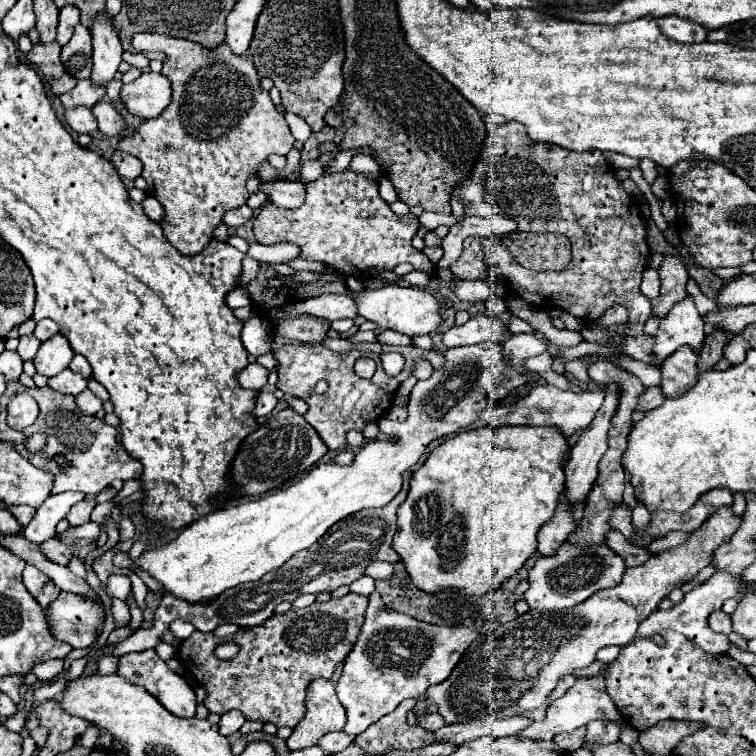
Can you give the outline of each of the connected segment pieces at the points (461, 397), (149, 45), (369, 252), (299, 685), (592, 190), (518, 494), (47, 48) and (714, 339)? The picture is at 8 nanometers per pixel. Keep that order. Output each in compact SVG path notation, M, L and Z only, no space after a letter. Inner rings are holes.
M495 341L453 347L443 357L445 363L433 369L429 379L417 381L413 387L407 419L403 423L379 423L381 433L395 437L395 441L367 441L355 453L351 465L319 463L287 489L213 511L185 527L171 543L145 551L133 565L141 565L139 569L157 579L167 593L189 603L199 603L235 585L259 581L265 573L283 567L291 555L311 547L333 523L347 515L361 509L385 507L399 493L403 473L421 459L431 441L475 425L485 407L499 403L515 387L531 381L525 369L497 369L505 359Z
M137 33L137 35L133 37L133 47L141 52L163 51L163 53L167 55L167 61L163 63L161 73L173 83L173 101L171 101L171 105L169 105L159 117L149 119L149 121L143 121L131 135L121 137L117 149L119 149L119 151L125 151L125 153L129 153L129 155L135 155L137 159L141 159L141 163L143 163L143 179L147 181L145 193L147 193L149 197L155 197L155 199L165 207L165 221L161 223L161 227L163 227L163 233L165 233L167 241L169 241L179 253L183 253L183 255L197 255L197 253L203 251L203 247L211 241L213 229L221 223L223 213L247 203L249 193L247 193L247 189L245 189L245 181L247 181L253 173L259 171L259 163L261 163L261 161L267 161L267 157L269 157L271 153L287 155L289 149L293 147L295 139L293 139L293 135L291 135L291 131L289 131L289 125L287 125L285 117L275 109L275 105L273 105L269 93L261 87L261 83L259 83L259 73L255 71L253 63L251 63L249 59L245 59L245 57L239 57L239 55L231 53L229 47L227 47L227 43L219 43L217 47L207 49L207 47L203 47L203 45L199 45L199 43L193 43L193 41L187 41L187 39L175 39L175 37L157 35L157 33Z
M345 169L335 173L325 171L319 179L307 181L305 187L307 199L297 209L279 209L270 202L259 209L259 215L253 219L253 233L259 243L275 245L291 241L301 247L303 259L325 263L345 275L369 267L391 271L399 263L409 263L415 271L435 275L435 263L411 245L419 229L419 219L413 215L395 215L379 197L377 181Z
M349 593L325 603L315 601L305 609L289 609L283 615L273 615L263 625L241 629L225 639L195 631L179 645L179 661L187 665L201 685L205 685L207 697L203 705L211 713L221 715L239 709L245 719L251 721L295 727L305 715L307 685L315 677L331 677L335 667L353 649L365 621L365 607L365 595ZM227 641L237 643L239 653L229 661L221 661L215 657L213 649Z
M509 121L489 133L489 137L483 143L481 159L473 167L471 177L455 185L451 189L451 197L461 199L465 203L465 215L471 215L471 217L505 215L517 223L517 231L567 235L567 239L573 245L573 261L561 273L533 273L525 267L519 267L519 263L513 259L509 249L499 243L501 237L497 235L483 237L481 247L487 259L489 273L493 277L503 277L521 299L535 305L537 309L545 309L545 311L563 309L579 317L583 323L597 323L609 307L617 303L625 305L629 311L627 325L631 333L623 333L619 347L629 357L653 363L653 357L651 357L653 336L641 333L643 323L651 317L651 301L639 289L643 271L647 269L647 263L651 257L647 237L645 237L647 229L645 229L645 221L639 215L637 201L625 193L621 181L615 179L615 173L607 165L601 151L575 153L563 147L555 147L551 143L535 143L527 137L527 131L521 123Z
M485 427L485 429L459 433L447 441L443 441L441 445L437 445L431 451L431 455L427 457L427 461L419 467L419 471L413 473L409 495L397 511L397 533L393 539L393 549L399 553L411 583L429 595L437 595L437 593L441 593L441 589L459 589L465 595L483 597L483 595L499 589L501 583L505 579L509 579L511 575L515 575L523 567L523 563L535 553L537 531L555 513L557 499L559 499L559 493L563 491L563 483L565 483L565 473L563 473L563 459L565 459L563 453L565 451L567 451L567 439L563 439L563 435L559 435L559 431L551 431L551 427L499 427L499 429Z
M53 41L53 43L37 43L27 53L27 59L43 73L43 77L45 77L47 85L51 87L53 95L67 93L77 83L63 69L59 53L61 53L61 45L57 41Z
M715 329L713 335L709 335L699 351L699 361L697 361L697 369L699 371L711 371L713 365L723 357L723 347L727 341L727 333L721 329Z

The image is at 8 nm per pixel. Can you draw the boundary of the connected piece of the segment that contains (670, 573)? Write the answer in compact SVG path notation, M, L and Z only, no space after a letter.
M731 507L717 509L697 531L689 535L689 539L673 549L665 549L661 553L651 555L641 567L627 569L623 575L623 581L613 589L603 589L595 595L591 595L587 601L563 609L563 611L527 611L519 615L517 619L501 625L487 637L479 637L461 657L459 665L451 673L451 677L435 687L427 689L427 699L431 699L437 705L437 711L443 715L445 723L463 723L471 719L485 717L485 705L495 705L495 717L505 719L511 715L531 715L533 721L543 721L545 709L547 709L547 697L553 693L559 677L571 673L573 669L589 667L595 659L595 653L601 647L607 645L627 645L633 641L635 631L647 615L655 611L655 607L667 597L675 587L681 587L683 583L691 581L703 567L711 563L713 551L727 543L731 535L741 527L741 517L733 513Z

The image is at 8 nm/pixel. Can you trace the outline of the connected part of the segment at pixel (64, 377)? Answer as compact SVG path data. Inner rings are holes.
M71 369L61 371L59 375L49 379L49 385L59 391L59 393L69 393L69 395L79 395L83 389L87 389L87 379L79 373L73 373Z

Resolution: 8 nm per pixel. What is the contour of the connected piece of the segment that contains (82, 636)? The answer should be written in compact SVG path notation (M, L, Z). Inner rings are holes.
M61 591L45 609L45 615L55 639L69 643L73 649L87 649L103 631L105 605L89 595Z

